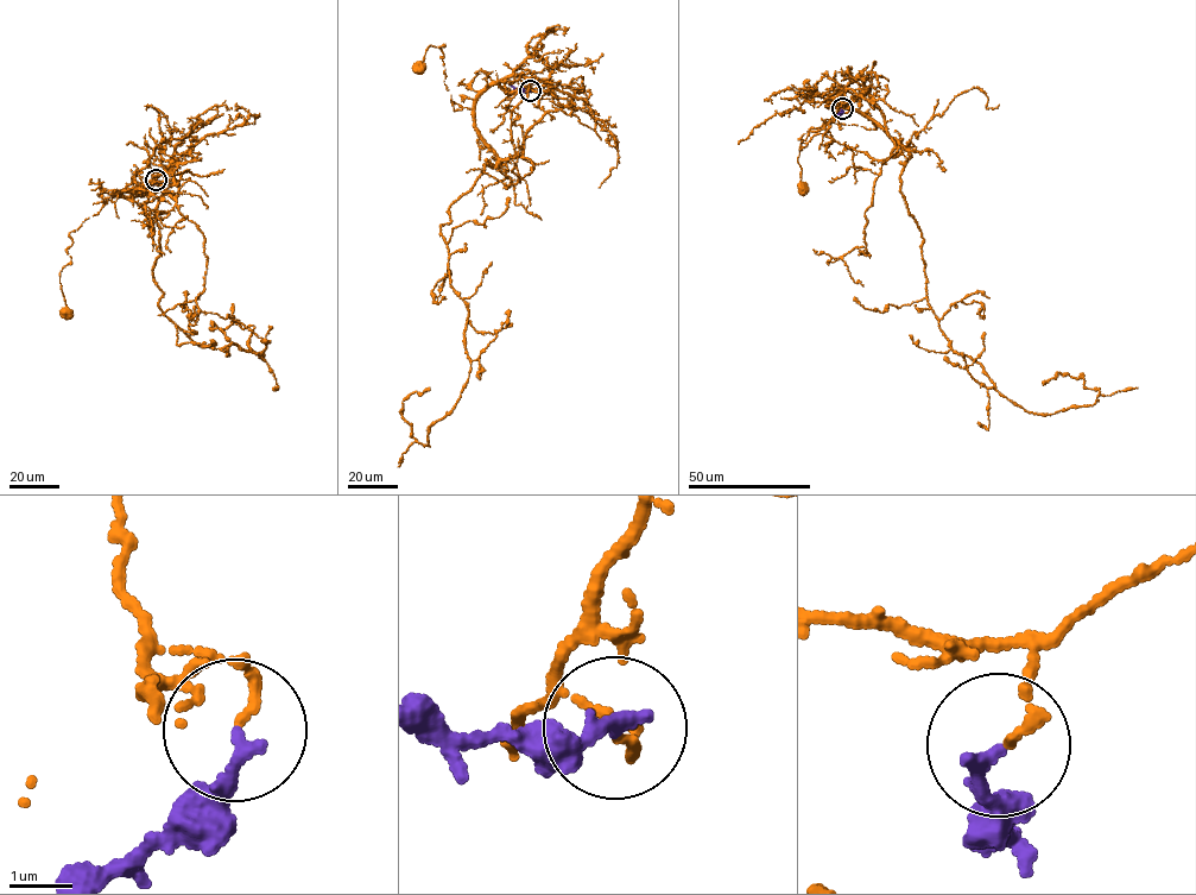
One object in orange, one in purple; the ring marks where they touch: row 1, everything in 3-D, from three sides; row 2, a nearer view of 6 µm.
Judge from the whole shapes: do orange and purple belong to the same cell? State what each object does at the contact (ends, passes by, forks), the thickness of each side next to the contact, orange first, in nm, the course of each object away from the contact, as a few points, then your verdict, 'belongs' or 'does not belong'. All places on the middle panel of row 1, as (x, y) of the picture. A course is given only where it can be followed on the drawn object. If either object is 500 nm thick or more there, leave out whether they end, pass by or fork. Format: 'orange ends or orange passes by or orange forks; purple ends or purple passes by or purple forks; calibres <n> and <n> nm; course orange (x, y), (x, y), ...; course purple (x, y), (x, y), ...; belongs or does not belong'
orange ends; purple ends; calibres 150 and 220 nm; course orange (530, 92), (531, 81), (507, 76), (472, 108), (454, 111), (440, 49), (445, 46), (428, 46), (418, 68); course purple (530, 90), (508, 83); does not belong

